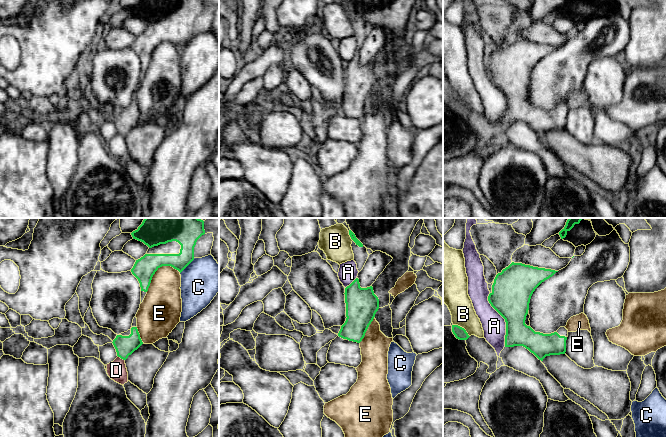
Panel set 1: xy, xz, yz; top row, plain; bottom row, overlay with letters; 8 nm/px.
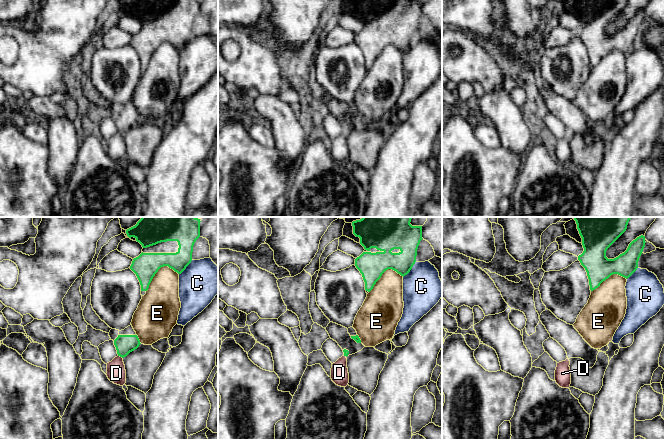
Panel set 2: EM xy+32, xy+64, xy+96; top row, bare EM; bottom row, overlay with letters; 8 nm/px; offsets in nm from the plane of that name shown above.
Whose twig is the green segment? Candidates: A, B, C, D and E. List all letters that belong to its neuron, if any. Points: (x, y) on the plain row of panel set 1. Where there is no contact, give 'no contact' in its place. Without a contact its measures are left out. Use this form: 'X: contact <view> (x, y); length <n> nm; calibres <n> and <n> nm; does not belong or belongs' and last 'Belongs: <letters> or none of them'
A: contact yz (505, 96); length 460 nm; calibres 320 and 190 nm; does not belong
B: contact yz (461, 103); length 170 nm; calibres 100 and 200 nm; does not belong
C: contact xy (187, 41); length 170 nm; calibres 180 and 320 nm; does not belong
D: contact xy (121, 134); length 70 nm; calibres 160 and 160 nm; does not belong
E: contact xy (157, 45); length 320 nm; calibres 180 and 280 nm; does not belong
Belongs: none of them

